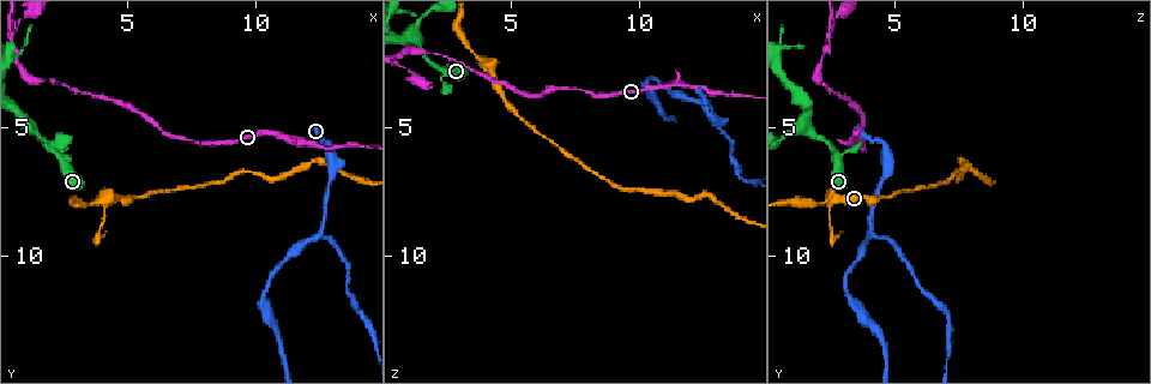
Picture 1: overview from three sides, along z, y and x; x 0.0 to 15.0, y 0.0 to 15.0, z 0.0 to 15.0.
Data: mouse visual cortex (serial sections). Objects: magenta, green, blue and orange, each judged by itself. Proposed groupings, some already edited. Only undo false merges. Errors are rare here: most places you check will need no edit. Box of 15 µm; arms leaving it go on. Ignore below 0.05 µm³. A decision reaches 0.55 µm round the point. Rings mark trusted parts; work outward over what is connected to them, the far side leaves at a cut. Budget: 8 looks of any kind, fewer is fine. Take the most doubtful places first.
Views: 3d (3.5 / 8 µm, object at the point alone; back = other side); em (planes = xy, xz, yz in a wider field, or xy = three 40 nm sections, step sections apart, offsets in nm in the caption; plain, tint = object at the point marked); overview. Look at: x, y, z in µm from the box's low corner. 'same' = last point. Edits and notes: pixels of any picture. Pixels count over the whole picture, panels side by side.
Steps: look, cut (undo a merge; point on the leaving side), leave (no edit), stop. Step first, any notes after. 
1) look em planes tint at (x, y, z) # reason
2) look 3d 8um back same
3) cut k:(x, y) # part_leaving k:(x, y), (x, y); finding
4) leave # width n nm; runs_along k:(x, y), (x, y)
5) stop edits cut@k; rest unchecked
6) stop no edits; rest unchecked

look 3d 8um back at (12.4, 9.2, 4.0) # sharp bend

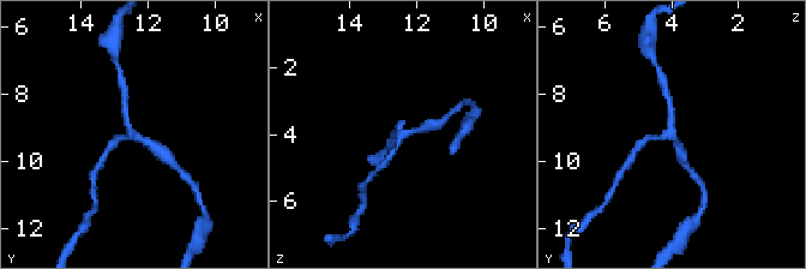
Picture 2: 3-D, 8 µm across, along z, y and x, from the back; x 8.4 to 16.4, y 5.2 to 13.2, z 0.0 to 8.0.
look em xy step 2 tint at (12.4, 9.1, 4.1)

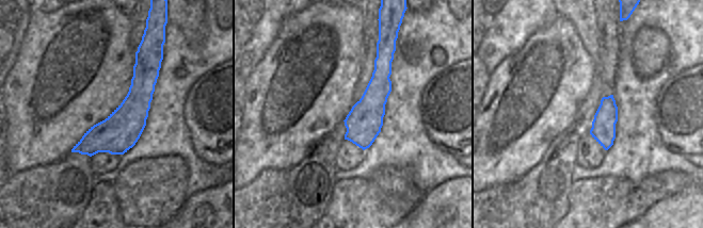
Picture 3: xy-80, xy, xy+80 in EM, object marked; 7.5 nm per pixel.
leave # arm_widths 200, 200, 200 nm; runs_along 2:(124, 96), (128, 129), (157, 150); one cell here

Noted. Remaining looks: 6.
look 3d 8um at (2.4, 6.0, 2.9) # sharp bend

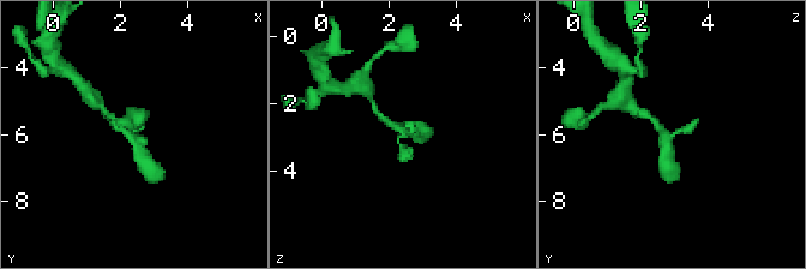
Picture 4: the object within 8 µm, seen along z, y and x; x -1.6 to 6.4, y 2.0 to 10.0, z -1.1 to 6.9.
look em xy step 2 tint at (2.4, 6.1, 2.9) # need the tissue

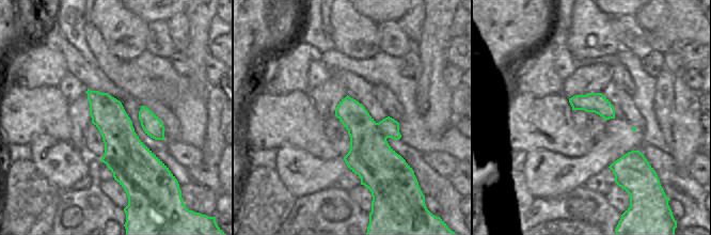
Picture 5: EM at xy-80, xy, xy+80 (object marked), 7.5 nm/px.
leave # runs_along 4:(667, 168), (671, 135), (696, 121); all the same cell

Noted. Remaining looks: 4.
look 3d 8um at (4.1, 8.0, 2.5) # abrupt turn

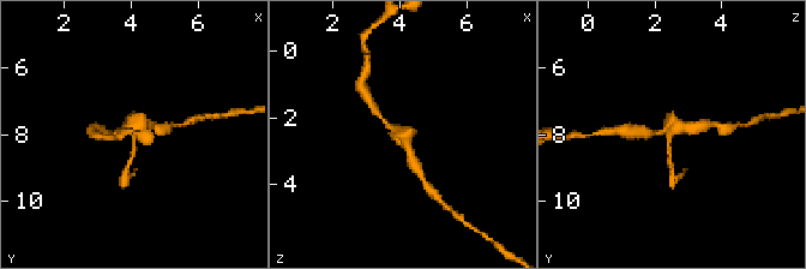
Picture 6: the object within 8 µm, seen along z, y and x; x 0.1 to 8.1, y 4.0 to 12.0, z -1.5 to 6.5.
look 3d 3.5um at (4.1, 8.0, 2.4) # zoom in

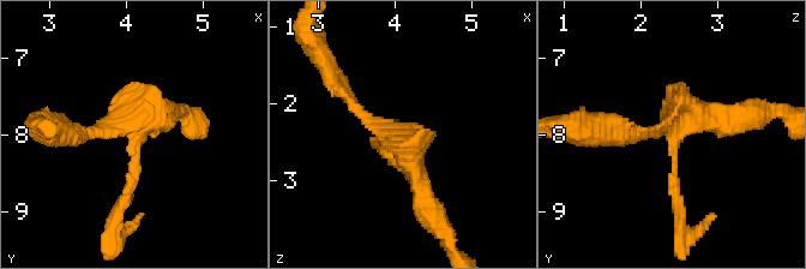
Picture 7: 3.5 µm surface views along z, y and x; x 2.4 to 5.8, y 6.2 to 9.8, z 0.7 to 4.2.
leave # runs_along 7:(750, 115), (681, 119), (673, 141), (679, 211); one cell here

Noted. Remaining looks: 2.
stop no edits; rest unchecked

